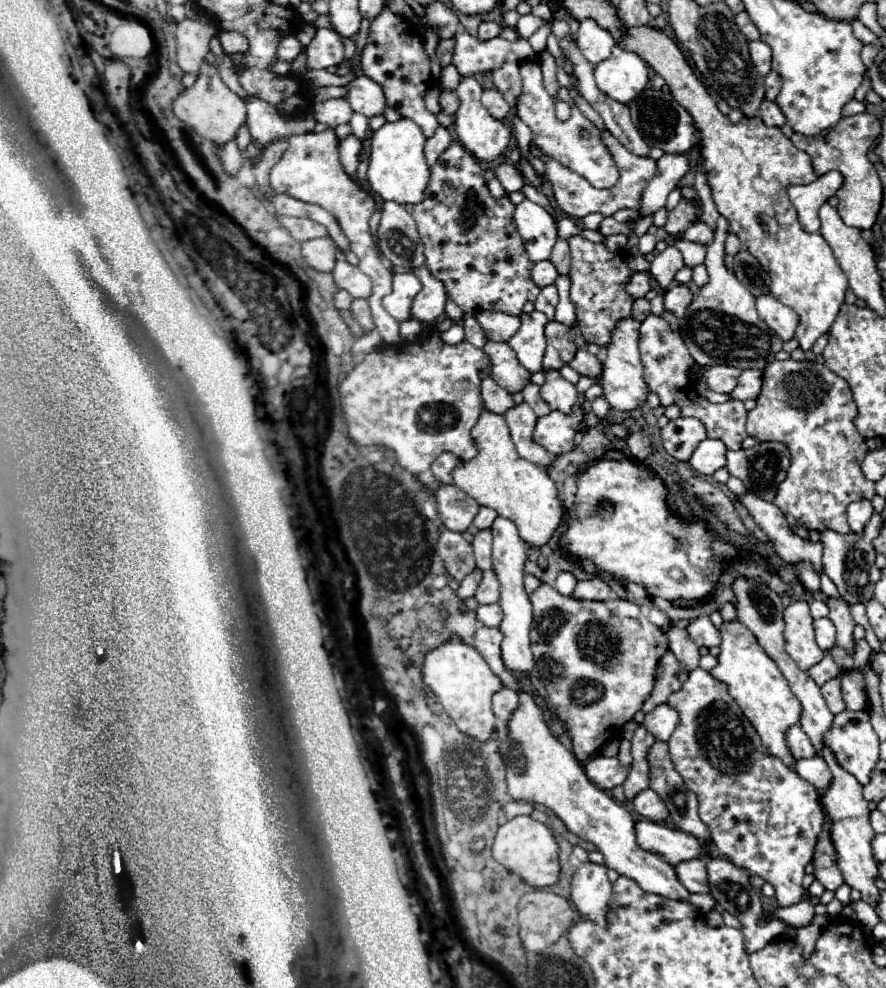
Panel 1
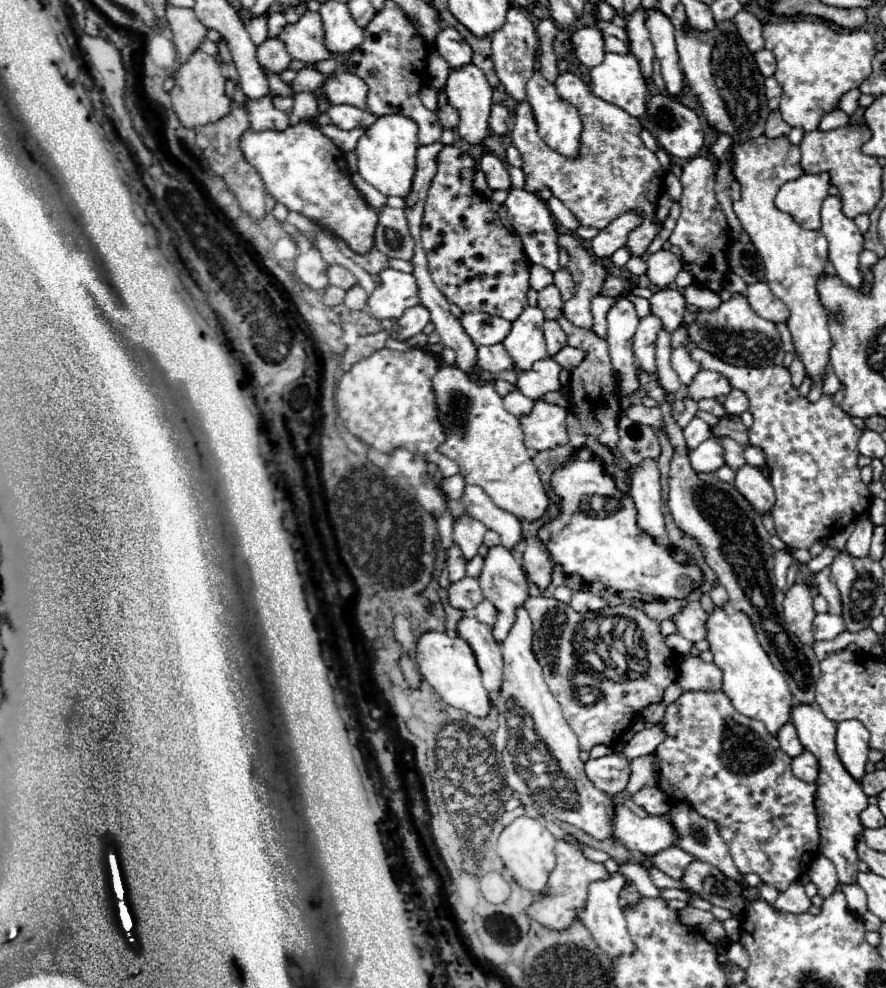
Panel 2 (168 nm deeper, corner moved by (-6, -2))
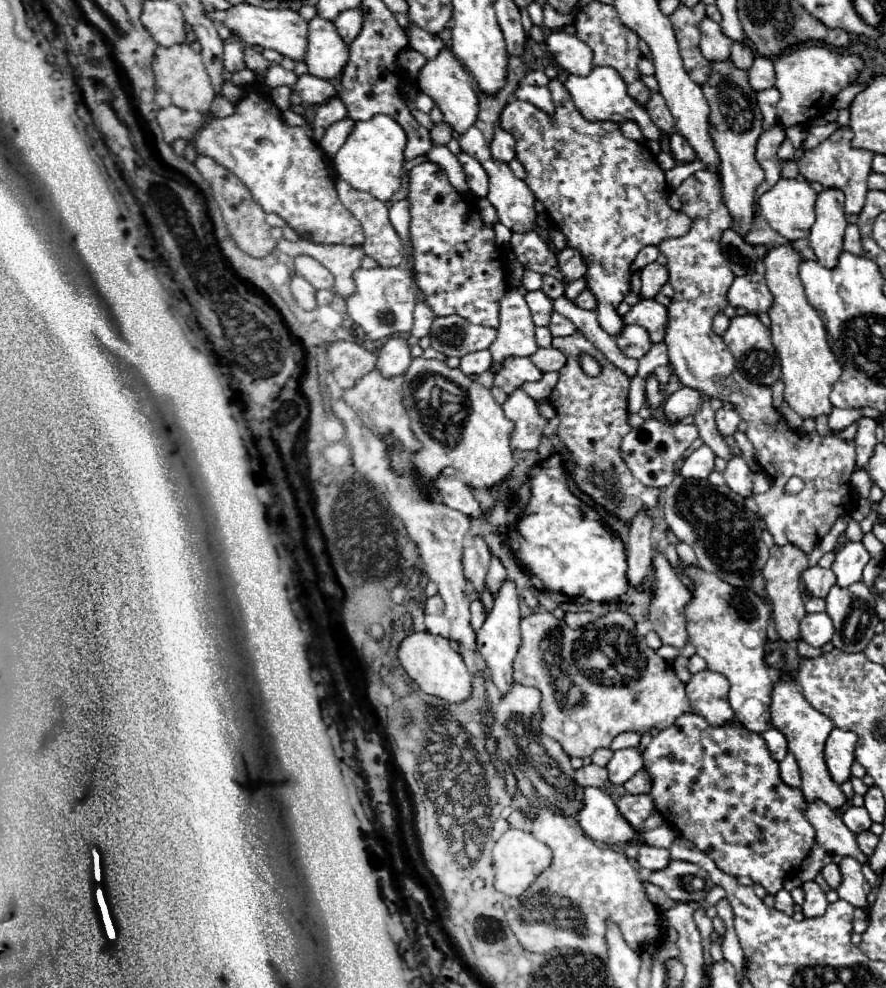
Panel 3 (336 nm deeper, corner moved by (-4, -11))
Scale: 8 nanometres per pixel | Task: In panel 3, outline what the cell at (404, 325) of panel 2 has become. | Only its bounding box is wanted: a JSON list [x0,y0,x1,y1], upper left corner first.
[377,337,411,377]

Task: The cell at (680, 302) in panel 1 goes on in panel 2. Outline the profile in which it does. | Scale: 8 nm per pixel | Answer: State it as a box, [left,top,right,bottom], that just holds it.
[651,288,685,332]

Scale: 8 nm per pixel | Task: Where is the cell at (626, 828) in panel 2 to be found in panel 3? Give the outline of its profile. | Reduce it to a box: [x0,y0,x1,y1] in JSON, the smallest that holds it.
[577,789,639,845]

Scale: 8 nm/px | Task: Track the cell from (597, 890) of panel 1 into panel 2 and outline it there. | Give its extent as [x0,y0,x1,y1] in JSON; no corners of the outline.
[576,874,635,960]

